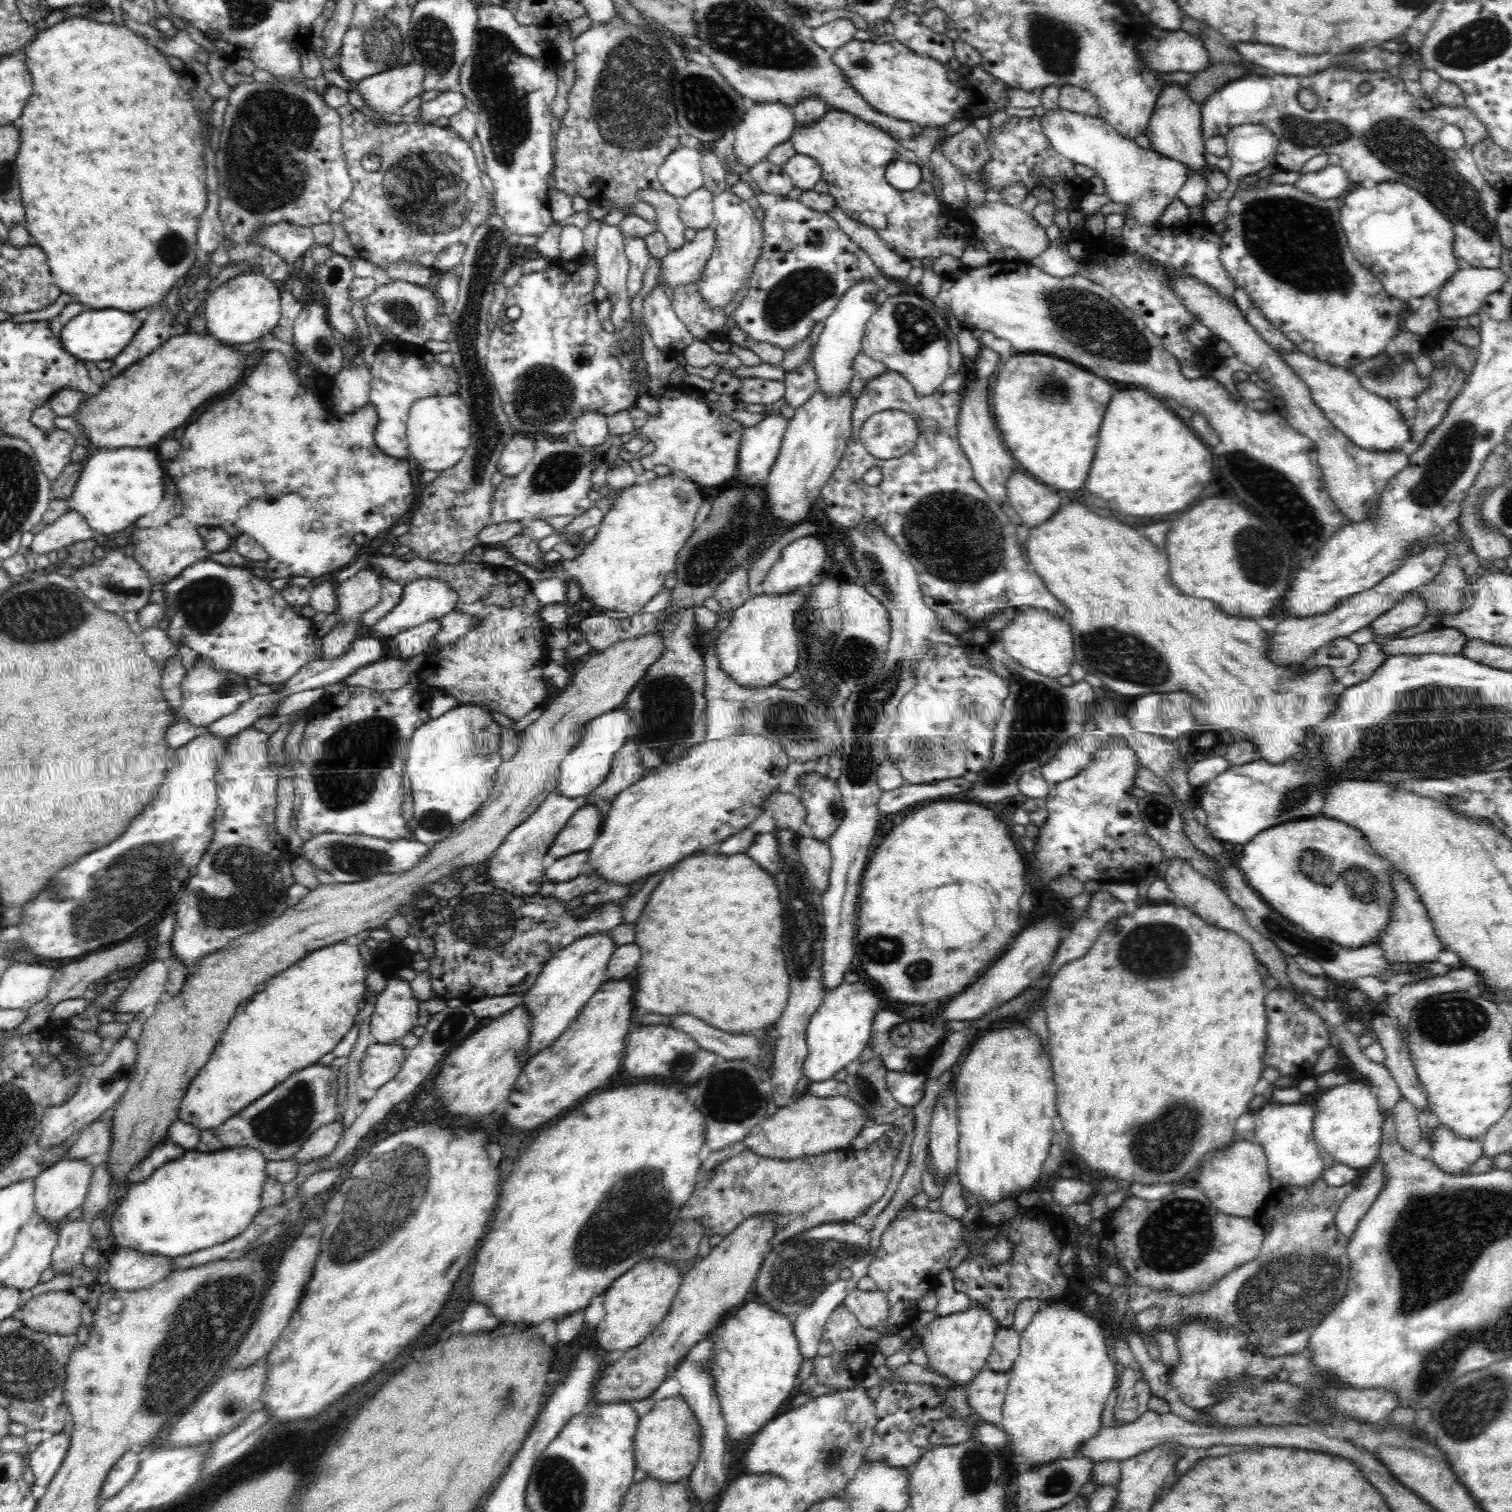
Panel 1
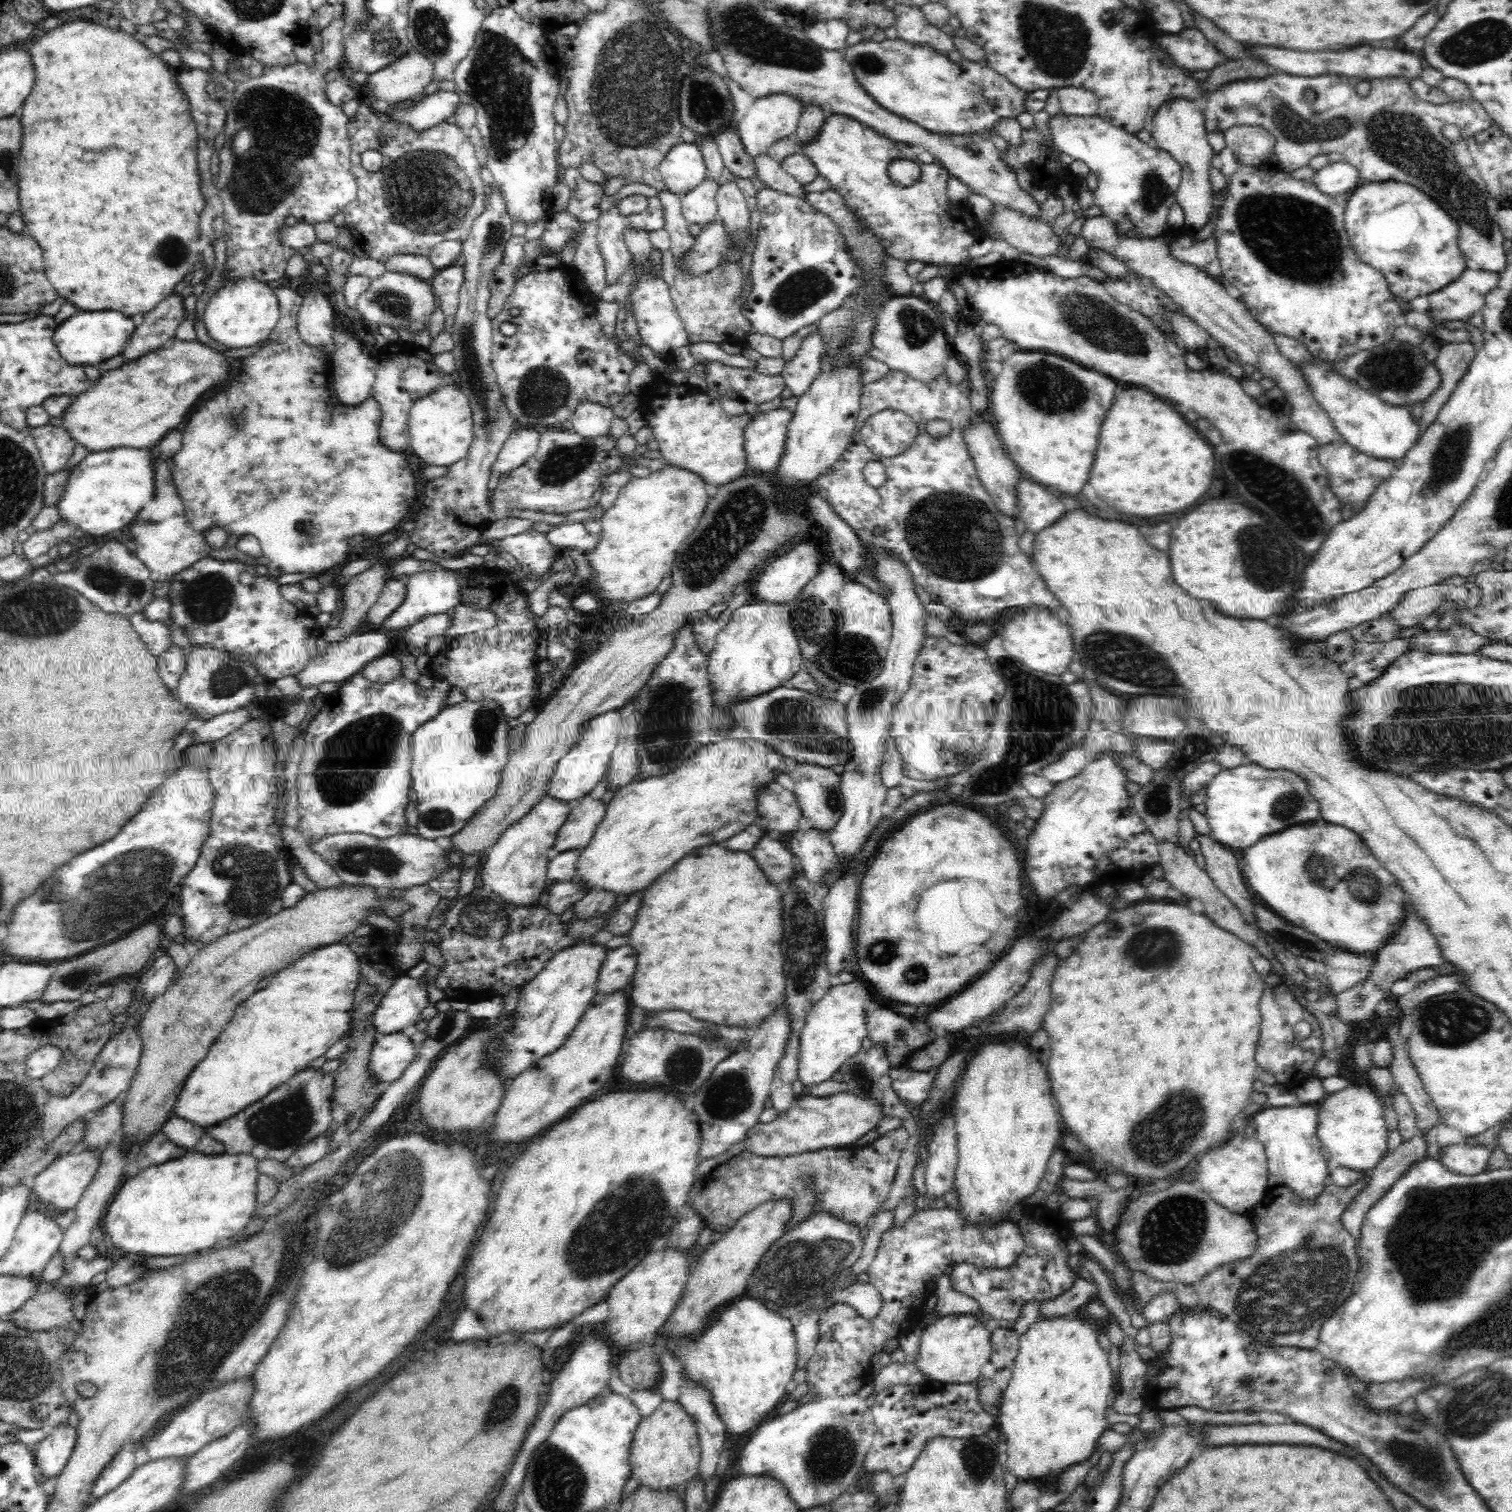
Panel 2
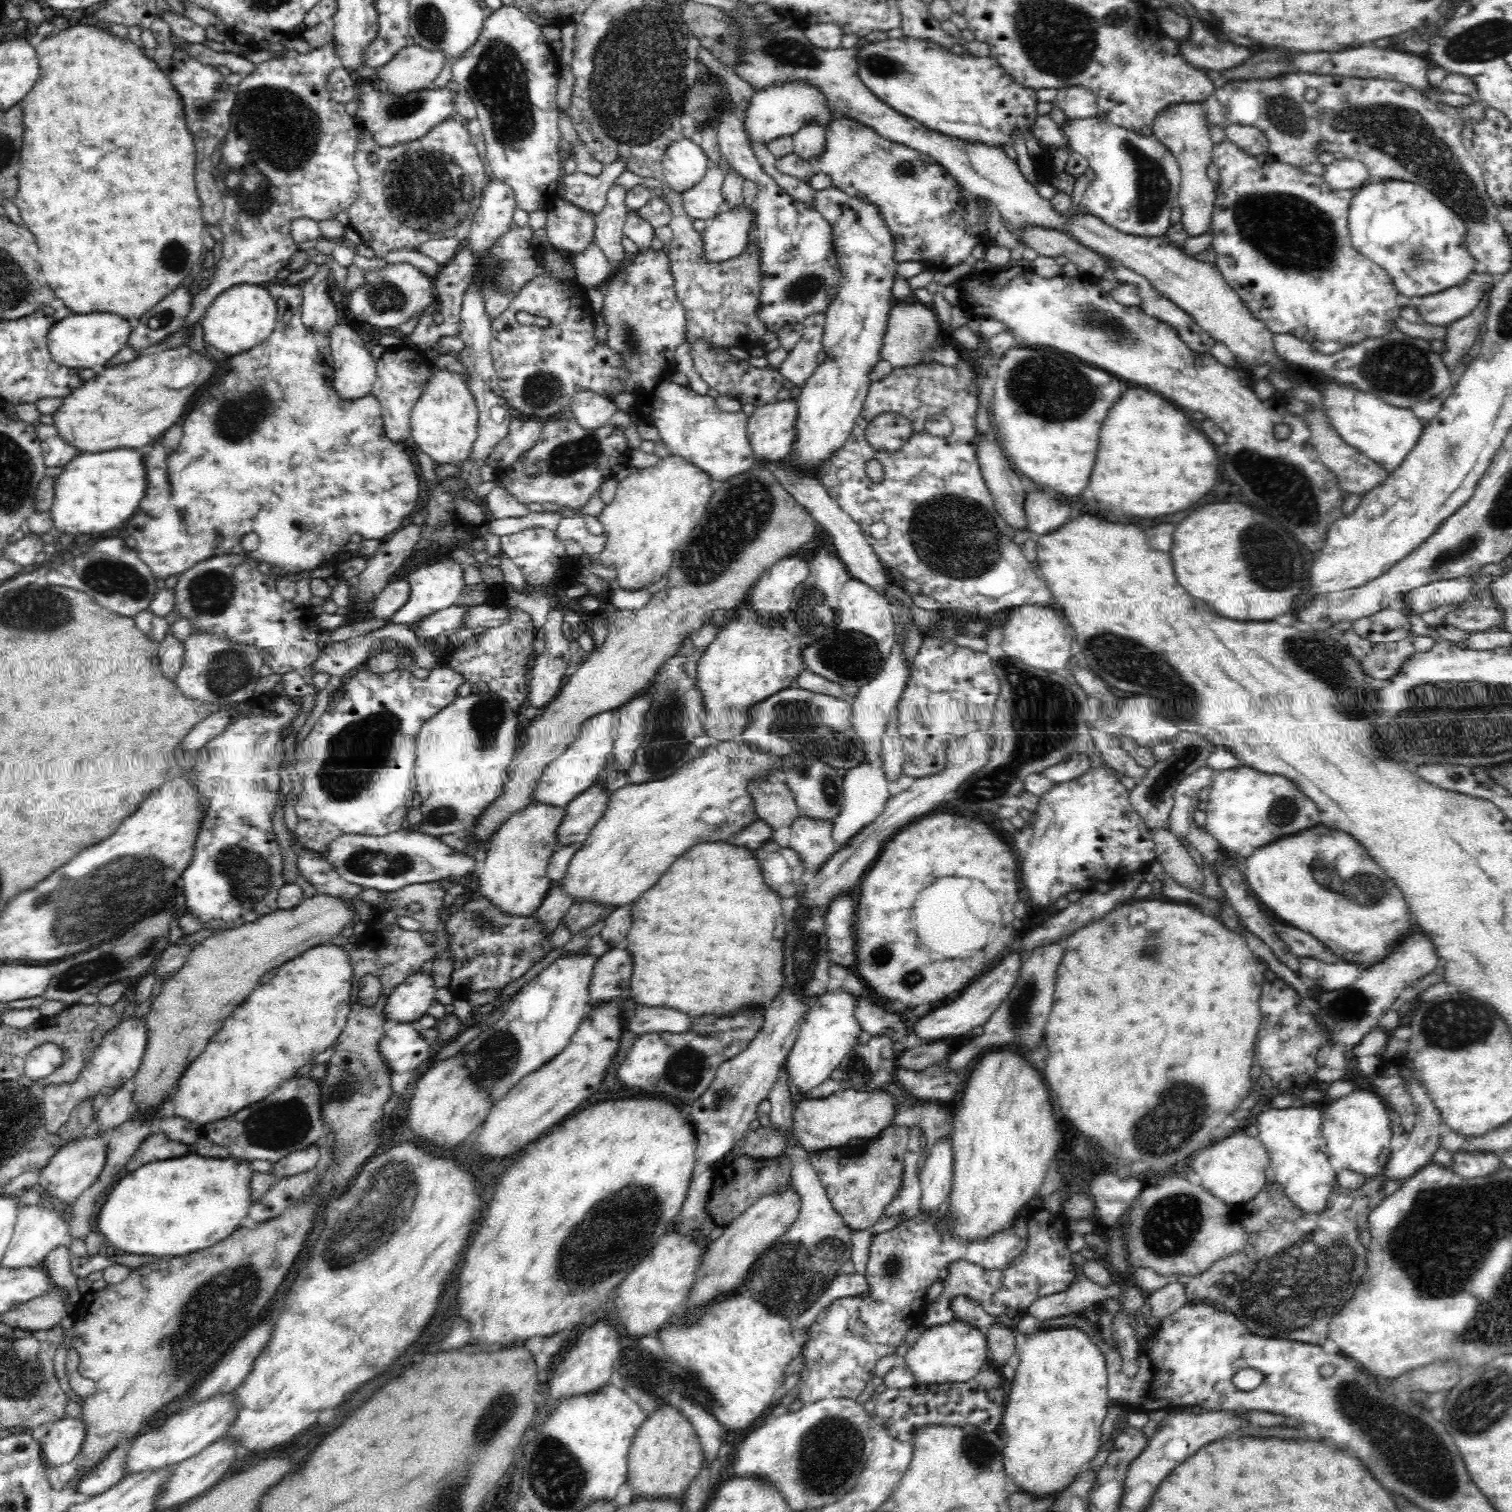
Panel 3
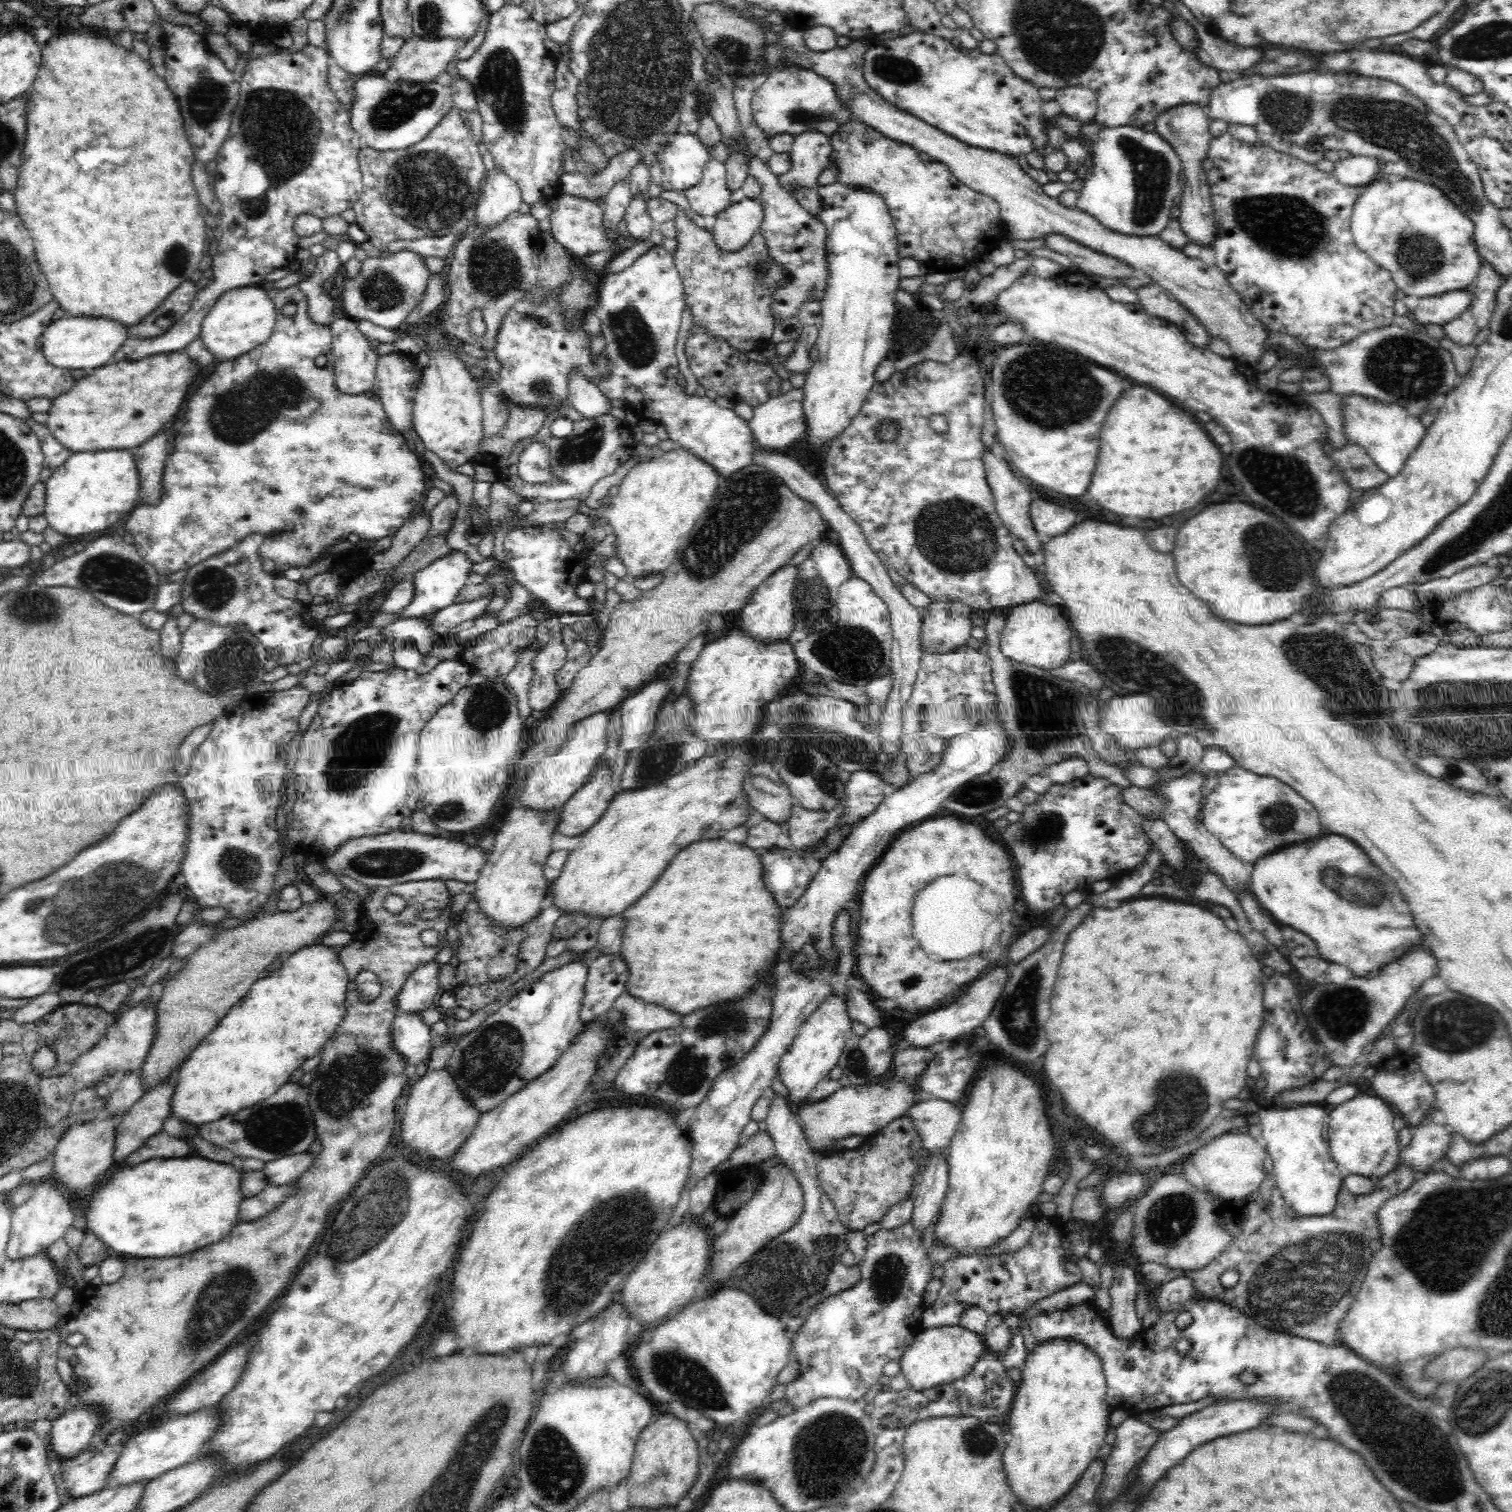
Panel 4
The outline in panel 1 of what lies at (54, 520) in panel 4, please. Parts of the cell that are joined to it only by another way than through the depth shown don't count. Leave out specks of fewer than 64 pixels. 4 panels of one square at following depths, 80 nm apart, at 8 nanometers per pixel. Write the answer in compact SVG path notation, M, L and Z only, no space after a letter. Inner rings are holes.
M126 447L121 449L99 449L96 454L88 458L84 468L80 470L80 478L76 480L76 486L72 490L72 496L66 498L66 511L74 509L80 514L85 522L98 534L112 534L119 530L124 530L144 516L154 512L164 496L164 470L160 466L160 460L152 448Z

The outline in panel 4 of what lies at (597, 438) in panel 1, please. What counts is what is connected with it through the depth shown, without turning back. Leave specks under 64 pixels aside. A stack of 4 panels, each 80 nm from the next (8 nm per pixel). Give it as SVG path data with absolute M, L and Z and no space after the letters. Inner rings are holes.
M575 373L568 382L567 397L572 408L575 408L584 418L596 418L608 414L617 404L606 397L598 386L590 383L582 373Z

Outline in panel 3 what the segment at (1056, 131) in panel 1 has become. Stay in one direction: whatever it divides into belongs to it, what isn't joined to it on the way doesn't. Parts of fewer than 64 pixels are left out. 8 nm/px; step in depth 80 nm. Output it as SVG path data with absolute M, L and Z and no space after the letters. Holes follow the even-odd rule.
M1098 117L1068 119L1059 128L1066 138L1066 145L1063 147L1084 156L1095 174L1079 205L1072 206L1069 213L1074 214L1077 210L1085 208L1094 216L1102 219L1104 223L1124 234L1147 238L1164 236L1171 226L1170 212L1174 206L1179 206L1181 168L1176 157L1153 135L1146 137L1134 130L1110 125Z

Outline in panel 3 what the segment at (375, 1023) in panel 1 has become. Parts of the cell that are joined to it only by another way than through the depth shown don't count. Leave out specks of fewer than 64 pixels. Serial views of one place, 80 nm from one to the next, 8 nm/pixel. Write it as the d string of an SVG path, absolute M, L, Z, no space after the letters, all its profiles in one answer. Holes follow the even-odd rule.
M432 971L411 974L391 992L383 1008L385 1020L390 1024L406 1024L417 1020L430 1008L438 988L434 985Z

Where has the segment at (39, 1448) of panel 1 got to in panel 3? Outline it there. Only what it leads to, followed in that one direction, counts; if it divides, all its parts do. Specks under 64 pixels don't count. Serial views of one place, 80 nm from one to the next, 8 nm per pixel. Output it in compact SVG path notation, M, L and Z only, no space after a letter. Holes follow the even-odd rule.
M72 1417L62 1418L52 1424L48 1428L45 1436L45 1442L41 1444L41 1457L48 1469L55 1470L58 1466L64 1466L74 1460L74 1456L79 1453L82 1442L84 1440L85 1424L80 1418Z

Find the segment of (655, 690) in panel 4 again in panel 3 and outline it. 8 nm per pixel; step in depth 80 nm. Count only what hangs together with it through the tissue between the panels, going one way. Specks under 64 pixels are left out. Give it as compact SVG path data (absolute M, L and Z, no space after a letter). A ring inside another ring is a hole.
M645 691L618 709L620 726L611 755L614 757L614 766L620 770L620 774L625 774L635 764L635 753L644 738L646 712L650 705L649 692Z

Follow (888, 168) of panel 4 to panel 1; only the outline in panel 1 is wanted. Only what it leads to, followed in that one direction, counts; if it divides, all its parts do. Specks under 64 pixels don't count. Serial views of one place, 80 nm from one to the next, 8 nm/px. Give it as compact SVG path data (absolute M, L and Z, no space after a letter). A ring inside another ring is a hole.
M827 109L815 123L807 127L795 127L789 140L798 154L808 155L820 163L822 178L827 182L829 194L834 197L836 206L846 216L873 228L878 237L886 242L892 253L908 260L912 258L937 260L945 254L961 259L962 252L969 247L972 240L977 238L975 228L968 215L958 208L955 210L948 208L942 201L936 200L932 179L934 175L938 176L931 167L921 165L921 181L914 190L900 191L890 186L885 179L888 164L892 164L895 160L919 164L919 160L908 144L897 143L886 132L863 121L862 118L844 111Z

